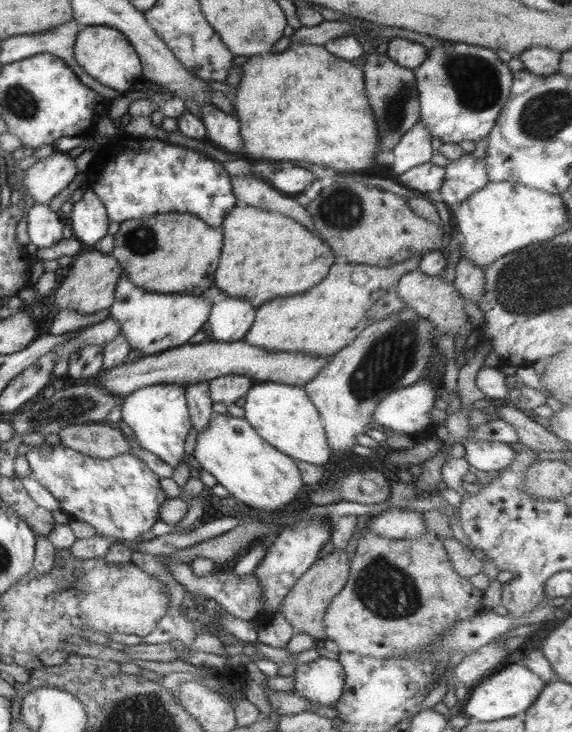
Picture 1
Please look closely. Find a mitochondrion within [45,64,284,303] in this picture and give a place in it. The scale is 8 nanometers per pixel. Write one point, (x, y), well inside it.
(141, 240)

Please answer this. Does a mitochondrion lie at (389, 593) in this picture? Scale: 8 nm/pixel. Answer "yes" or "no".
yes

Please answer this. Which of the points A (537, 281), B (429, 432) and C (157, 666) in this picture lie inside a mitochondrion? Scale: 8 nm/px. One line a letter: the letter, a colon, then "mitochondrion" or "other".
A: mitochondrion
B: other
C: other

